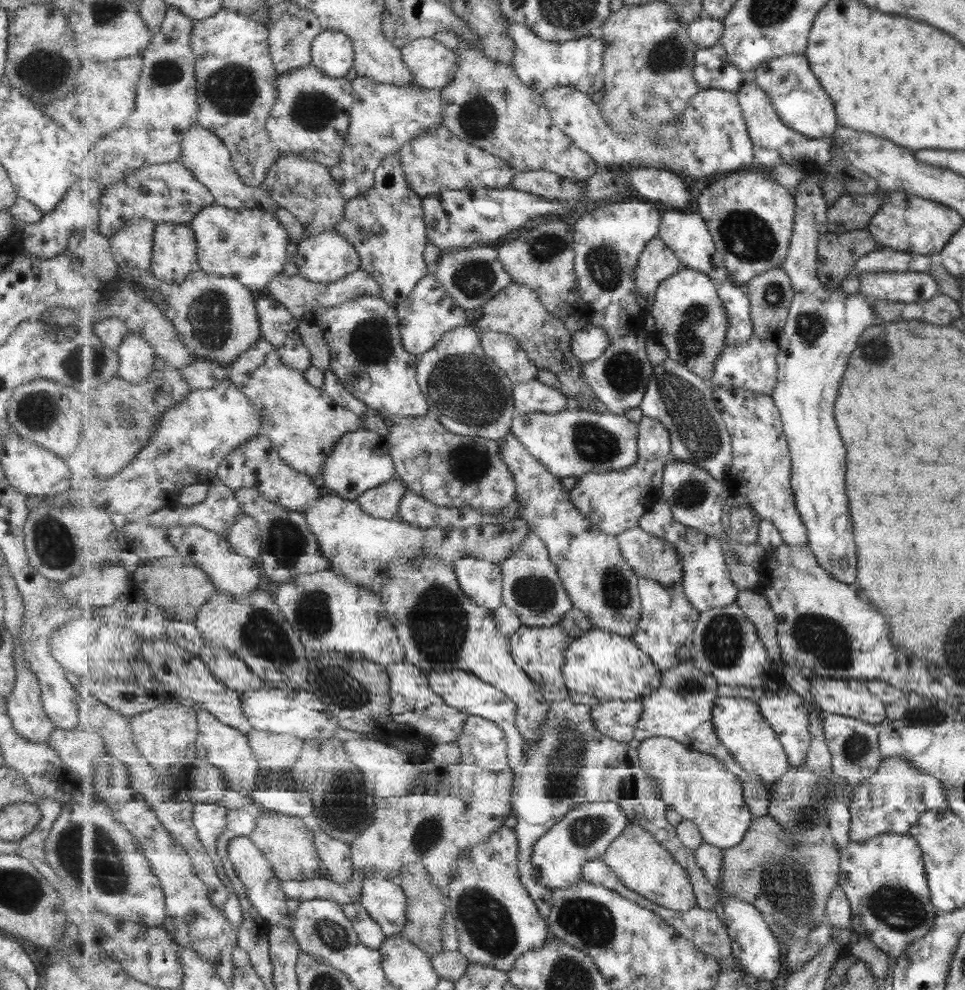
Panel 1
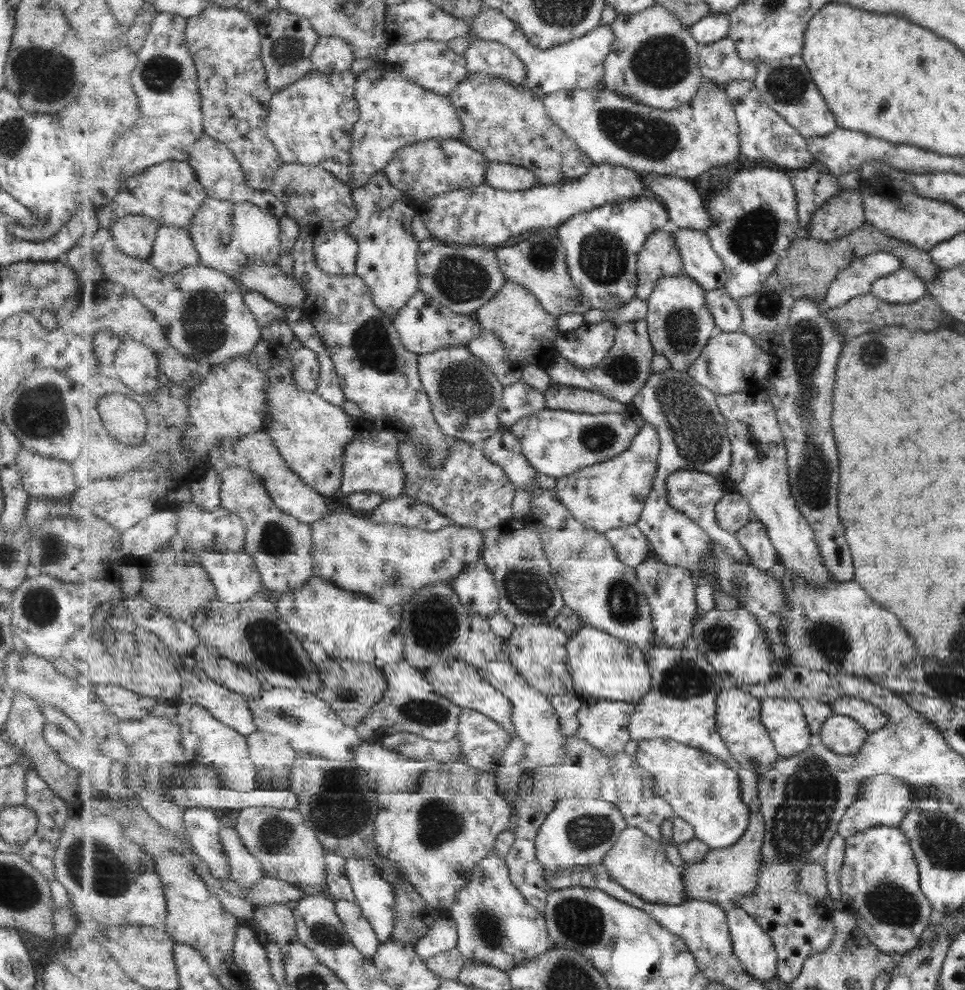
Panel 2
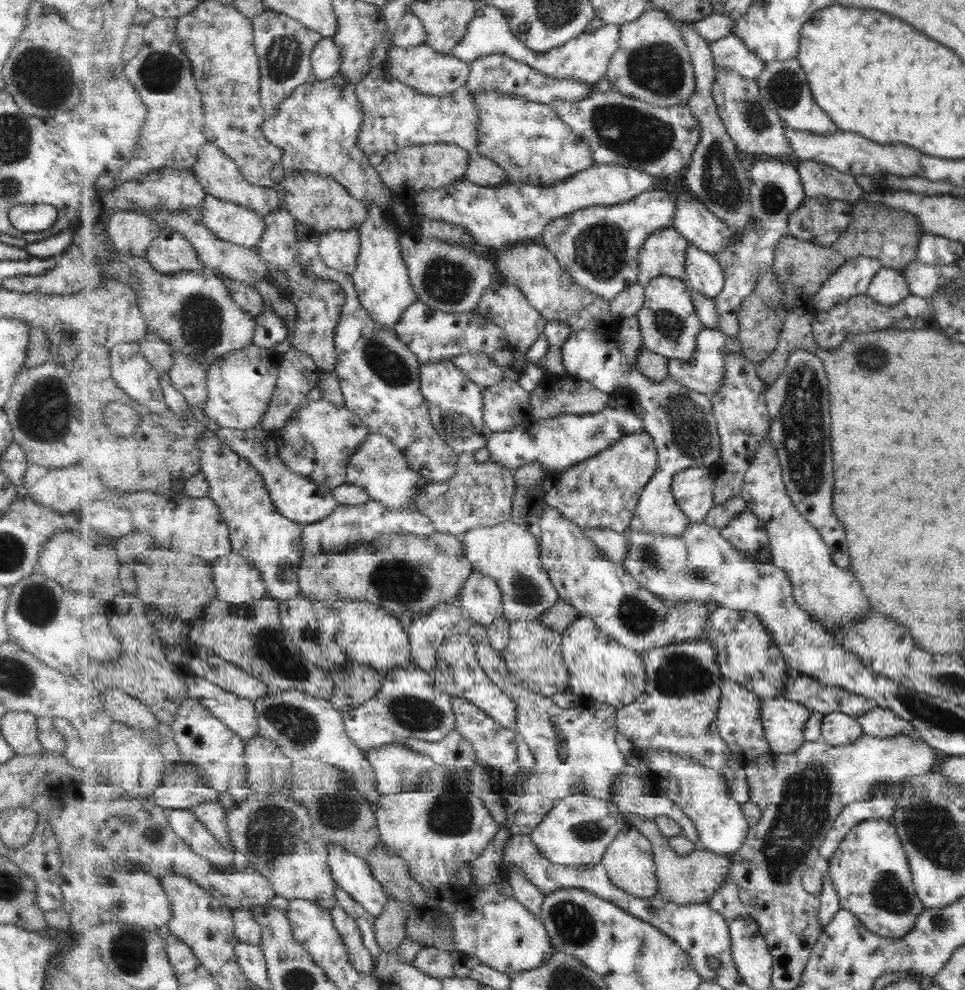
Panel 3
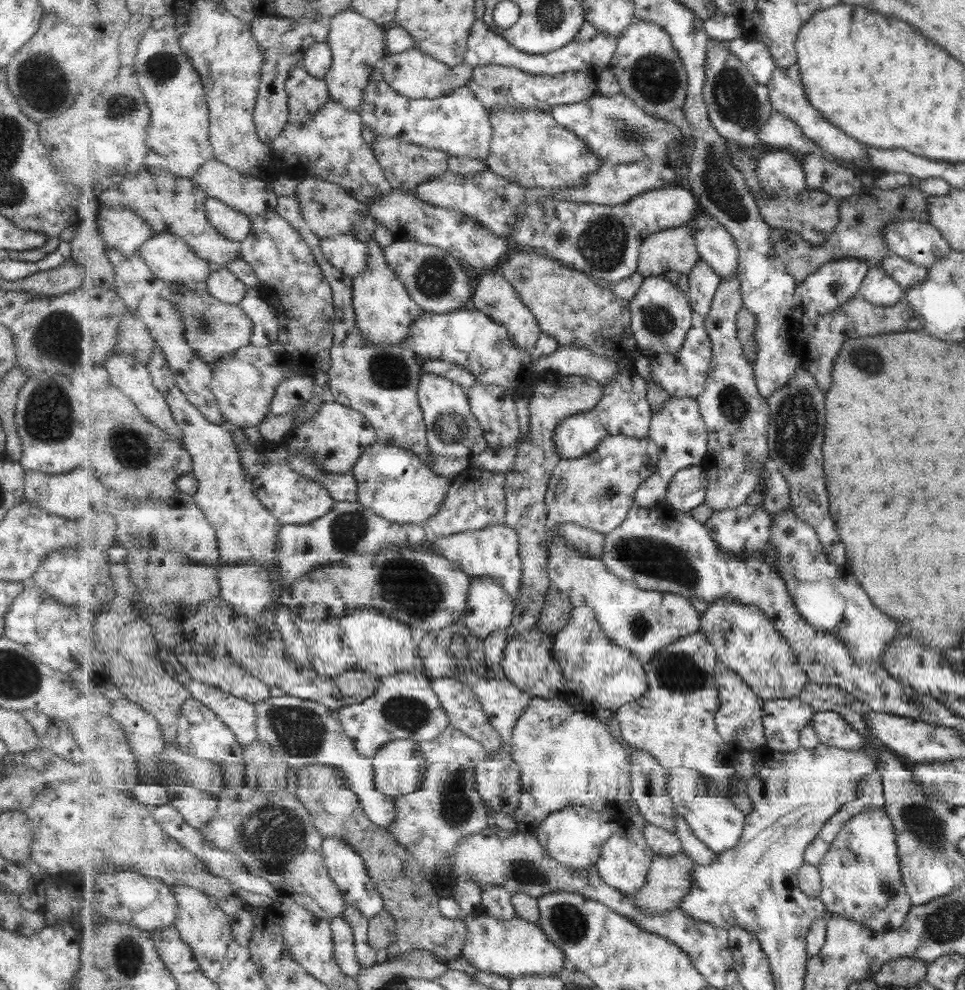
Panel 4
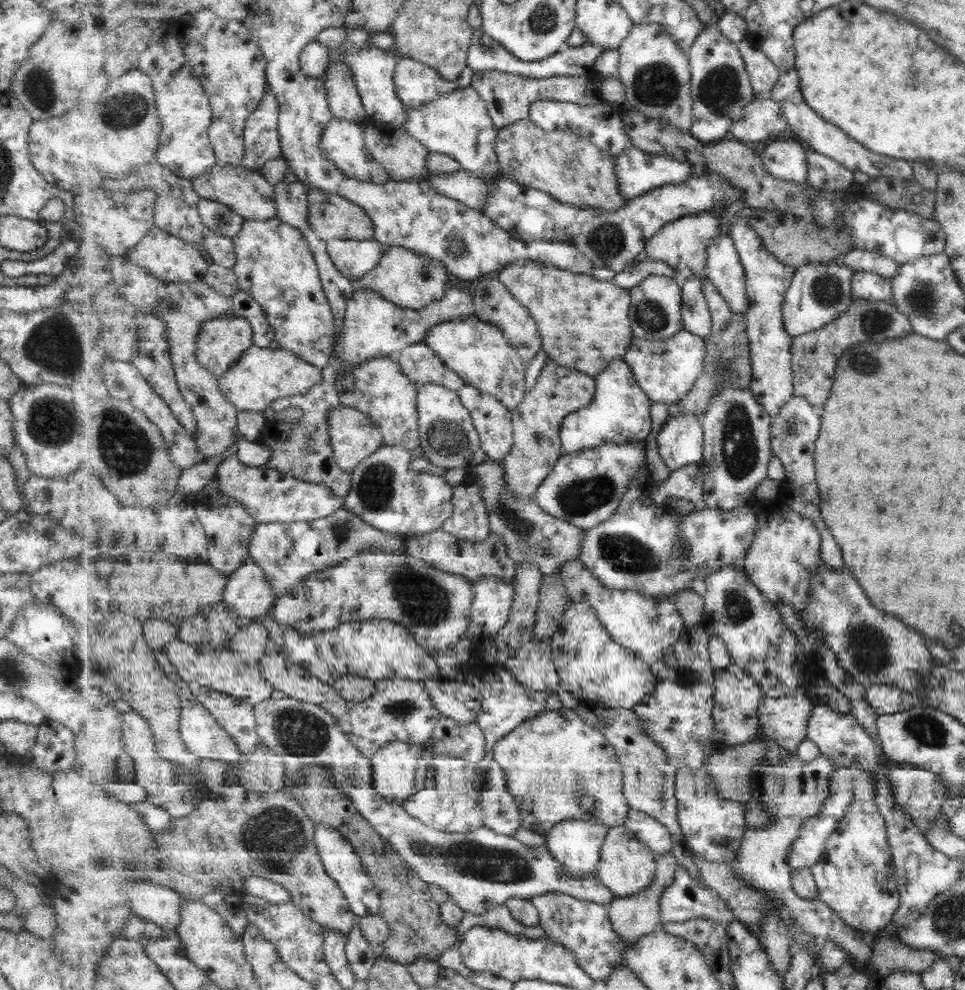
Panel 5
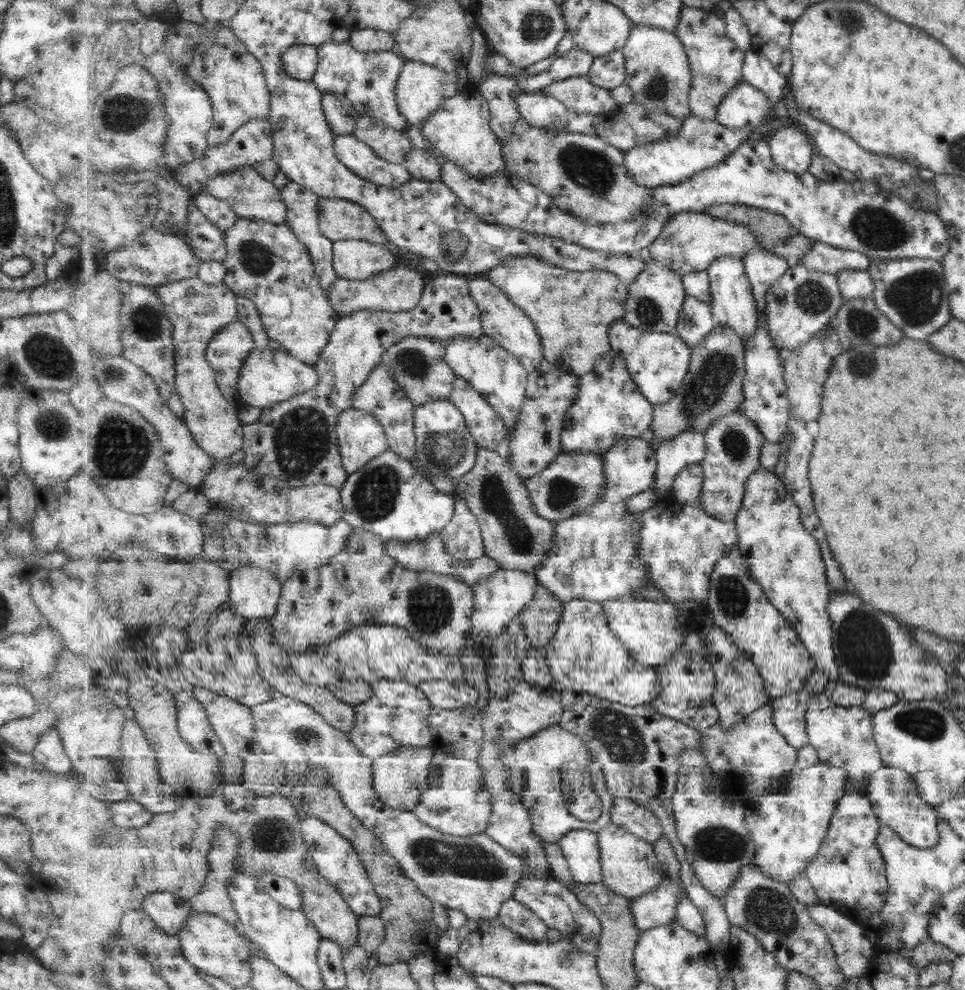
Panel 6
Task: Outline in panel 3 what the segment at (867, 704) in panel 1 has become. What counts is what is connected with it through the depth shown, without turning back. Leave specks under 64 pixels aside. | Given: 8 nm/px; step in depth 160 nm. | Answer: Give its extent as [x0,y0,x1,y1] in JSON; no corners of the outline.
[857,707,916,738]

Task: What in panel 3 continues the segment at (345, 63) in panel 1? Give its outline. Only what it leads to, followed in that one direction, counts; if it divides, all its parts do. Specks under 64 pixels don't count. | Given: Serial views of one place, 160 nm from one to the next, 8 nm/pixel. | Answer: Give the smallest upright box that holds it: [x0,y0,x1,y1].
[312,37,343,81]

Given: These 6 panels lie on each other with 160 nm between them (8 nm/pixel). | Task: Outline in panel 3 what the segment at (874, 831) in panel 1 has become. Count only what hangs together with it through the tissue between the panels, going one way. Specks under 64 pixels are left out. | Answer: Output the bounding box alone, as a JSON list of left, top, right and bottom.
[820,783,900,862]

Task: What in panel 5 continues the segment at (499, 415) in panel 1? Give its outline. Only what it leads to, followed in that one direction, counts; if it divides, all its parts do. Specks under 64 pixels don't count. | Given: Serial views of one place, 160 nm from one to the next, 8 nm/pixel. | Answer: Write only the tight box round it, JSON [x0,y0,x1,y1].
[417,383,489,470]

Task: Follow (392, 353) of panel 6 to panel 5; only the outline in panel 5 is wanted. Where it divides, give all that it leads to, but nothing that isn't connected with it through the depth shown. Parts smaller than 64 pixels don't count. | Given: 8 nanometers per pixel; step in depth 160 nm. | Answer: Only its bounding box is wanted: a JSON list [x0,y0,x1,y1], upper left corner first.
[395,342,467,390]

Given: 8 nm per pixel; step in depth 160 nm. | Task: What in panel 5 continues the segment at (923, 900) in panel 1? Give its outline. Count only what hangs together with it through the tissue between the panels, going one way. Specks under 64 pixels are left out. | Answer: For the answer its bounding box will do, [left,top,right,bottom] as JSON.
[810,801,900,934]

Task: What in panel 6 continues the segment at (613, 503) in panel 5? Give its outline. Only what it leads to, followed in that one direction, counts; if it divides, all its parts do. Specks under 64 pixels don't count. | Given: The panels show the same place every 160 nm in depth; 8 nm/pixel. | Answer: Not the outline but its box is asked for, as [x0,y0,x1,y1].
[525,450,608,522]

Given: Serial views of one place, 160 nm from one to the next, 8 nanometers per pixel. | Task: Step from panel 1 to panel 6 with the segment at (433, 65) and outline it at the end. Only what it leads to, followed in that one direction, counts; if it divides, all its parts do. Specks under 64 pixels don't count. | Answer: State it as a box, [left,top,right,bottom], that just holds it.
[396,61,469,129]

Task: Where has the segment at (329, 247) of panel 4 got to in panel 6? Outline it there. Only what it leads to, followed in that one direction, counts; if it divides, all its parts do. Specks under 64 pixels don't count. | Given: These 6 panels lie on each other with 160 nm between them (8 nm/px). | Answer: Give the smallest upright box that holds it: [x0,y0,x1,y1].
[334,239,399,281]

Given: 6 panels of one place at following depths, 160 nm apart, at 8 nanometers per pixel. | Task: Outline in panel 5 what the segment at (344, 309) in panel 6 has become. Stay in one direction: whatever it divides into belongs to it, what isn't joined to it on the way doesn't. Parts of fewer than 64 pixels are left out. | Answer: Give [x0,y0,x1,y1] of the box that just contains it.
[354,247,453,309]

